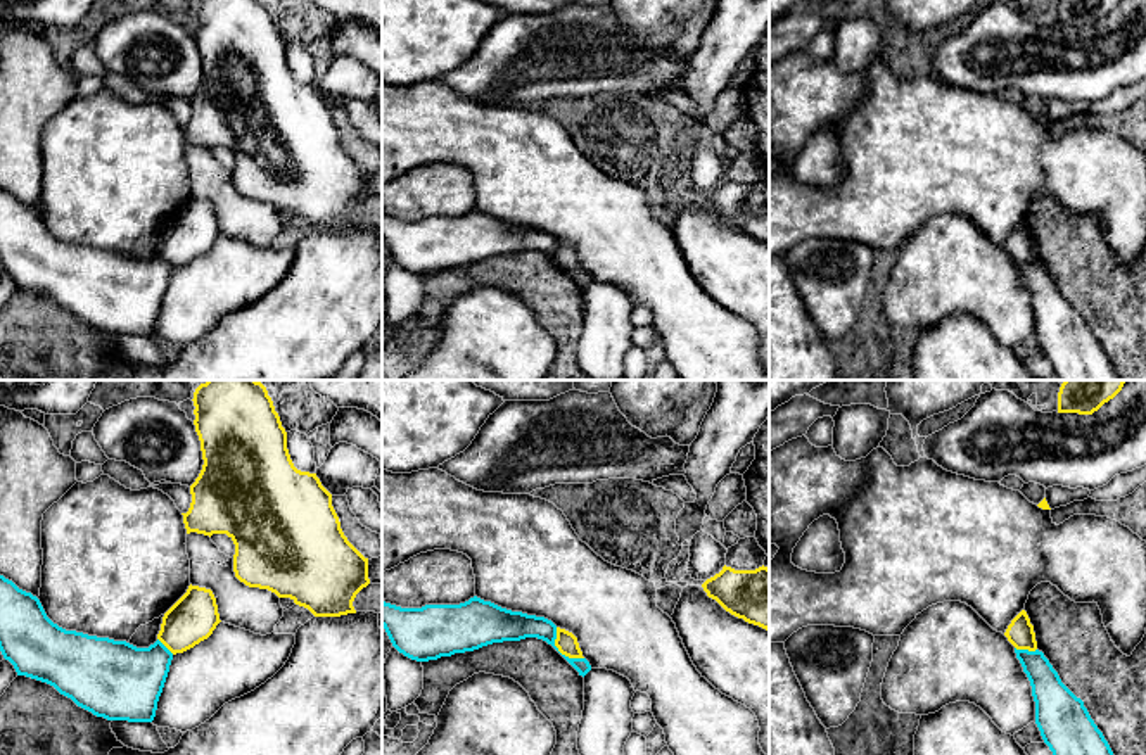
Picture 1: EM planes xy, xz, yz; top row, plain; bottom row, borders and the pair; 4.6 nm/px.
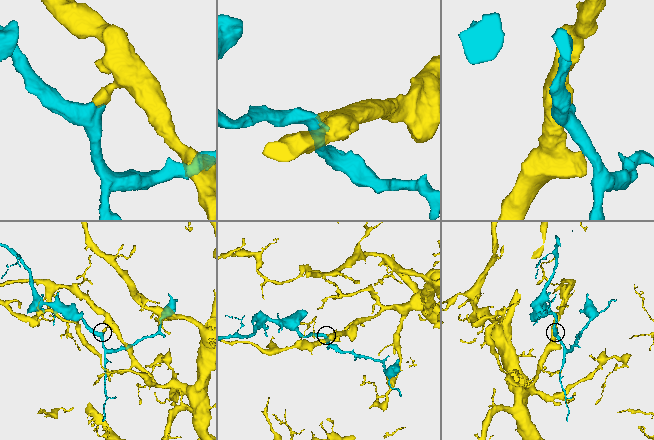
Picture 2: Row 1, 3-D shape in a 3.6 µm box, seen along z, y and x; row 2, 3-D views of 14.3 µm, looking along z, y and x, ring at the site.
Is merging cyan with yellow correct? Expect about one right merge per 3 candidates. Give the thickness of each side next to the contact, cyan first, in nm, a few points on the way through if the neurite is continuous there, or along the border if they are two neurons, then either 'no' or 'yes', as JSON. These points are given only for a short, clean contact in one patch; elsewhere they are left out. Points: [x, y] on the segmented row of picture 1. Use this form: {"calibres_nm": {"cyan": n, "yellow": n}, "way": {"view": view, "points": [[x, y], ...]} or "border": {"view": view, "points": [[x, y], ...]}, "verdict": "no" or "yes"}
{"calibres_nm": {"cyan": 140, "yellow": 100}, "border": {"view": "xz", "points": [[555, 628], [555, 647], [569, 657], [583, 659]]}, "verdict": "no"}

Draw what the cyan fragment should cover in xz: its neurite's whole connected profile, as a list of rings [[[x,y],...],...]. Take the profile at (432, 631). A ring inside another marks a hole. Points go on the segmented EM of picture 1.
[[[477,596],[460,605],[422,608],[401,608],[384,601],[382,627],[392,646],[417,662],[525,638],[543,639],[558,651],[557,625],[551,620],[512,612]]]

